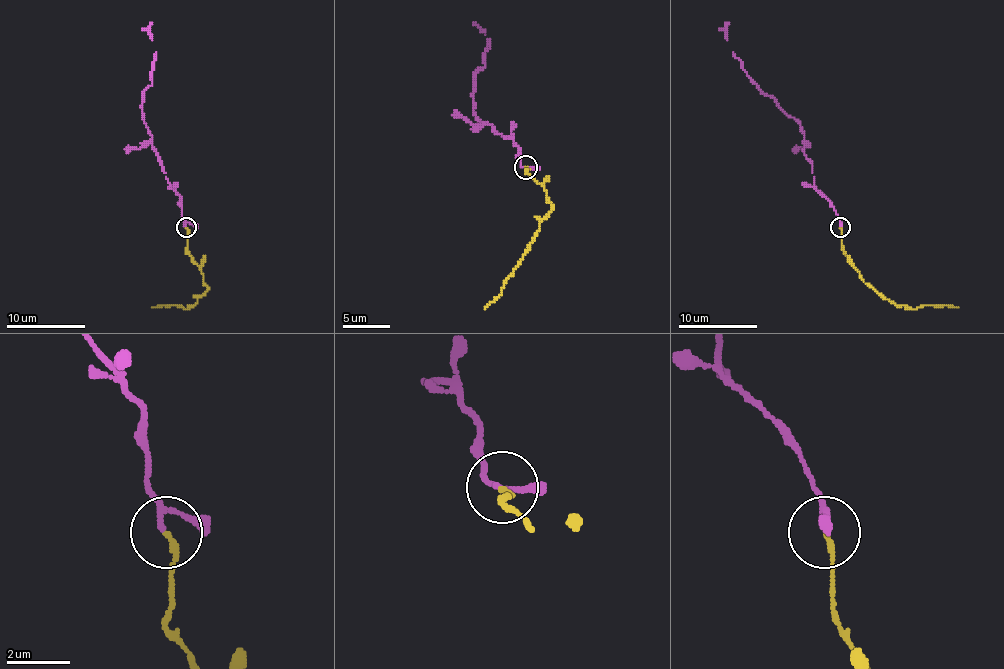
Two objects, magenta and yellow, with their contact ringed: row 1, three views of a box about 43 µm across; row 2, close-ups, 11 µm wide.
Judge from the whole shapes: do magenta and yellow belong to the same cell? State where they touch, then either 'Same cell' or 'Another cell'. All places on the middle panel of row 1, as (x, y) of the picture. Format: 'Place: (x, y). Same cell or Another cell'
Place: (526, 167). Same cell

